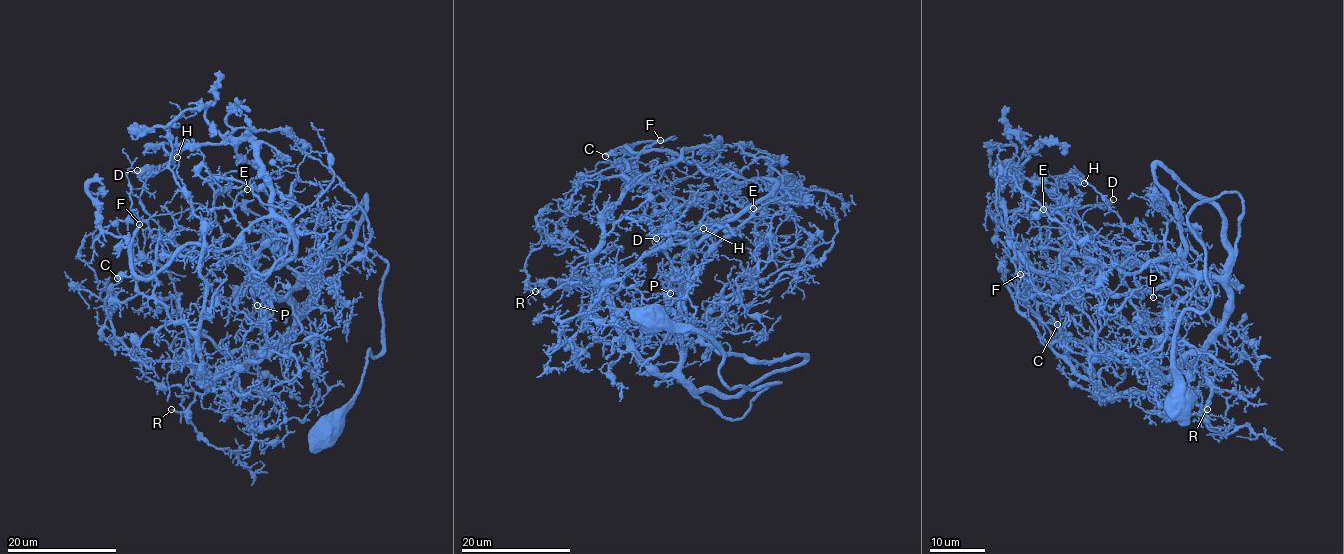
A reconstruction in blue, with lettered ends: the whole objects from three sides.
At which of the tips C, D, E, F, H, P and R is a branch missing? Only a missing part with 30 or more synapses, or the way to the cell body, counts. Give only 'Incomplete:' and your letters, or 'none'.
Incomplete: F

